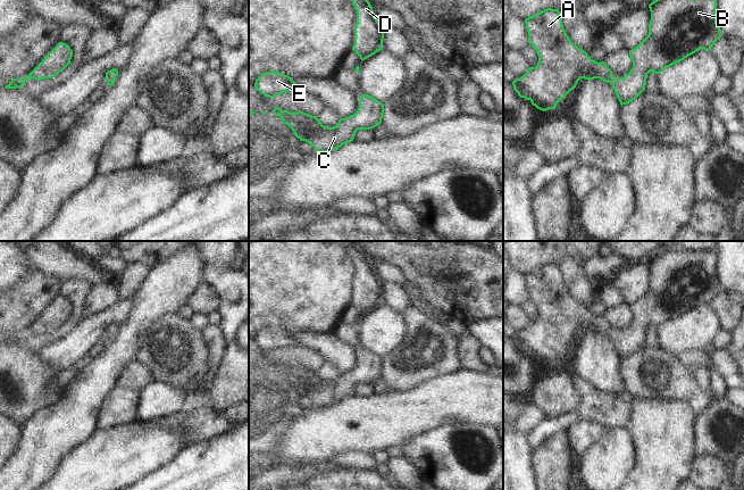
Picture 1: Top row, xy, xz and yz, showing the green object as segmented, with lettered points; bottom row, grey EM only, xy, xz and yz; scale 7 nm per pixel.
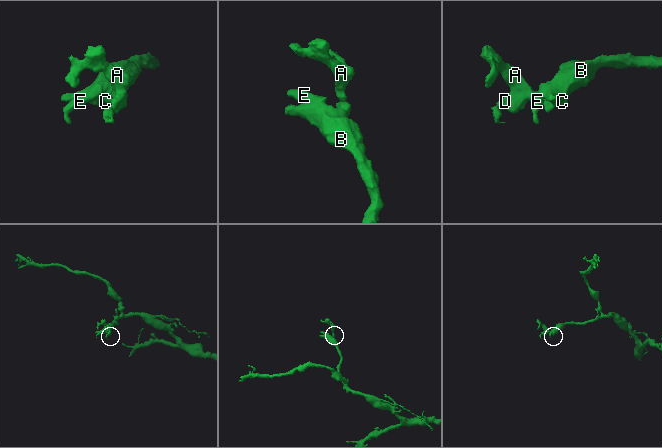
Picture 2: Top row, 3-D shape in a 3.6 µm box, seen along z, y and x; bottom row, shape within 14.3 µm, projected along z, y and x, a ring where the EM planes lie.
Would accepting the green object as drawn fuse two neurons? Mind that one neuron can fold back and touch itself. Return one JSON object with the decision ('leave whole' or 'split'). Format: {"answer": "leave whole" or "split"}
{"answer": "leave whole"}

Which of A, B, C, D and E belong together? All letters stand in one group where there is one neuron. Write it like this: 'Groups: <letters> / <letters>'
Groups: A B C D E.

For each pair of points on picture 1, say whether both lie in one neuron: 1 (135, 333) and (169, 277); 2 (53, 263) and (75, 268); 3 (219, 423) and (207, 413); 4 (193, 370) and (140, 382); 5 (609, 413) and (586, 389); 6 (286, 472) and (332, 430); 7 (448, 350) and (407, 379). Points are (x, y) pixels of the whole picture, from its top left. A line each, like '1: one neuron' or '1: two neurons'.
1: one neuron
2: one neuron
3: one neuron
4: two neurons
5: one neuron
6: two neurons
7: one neuron

